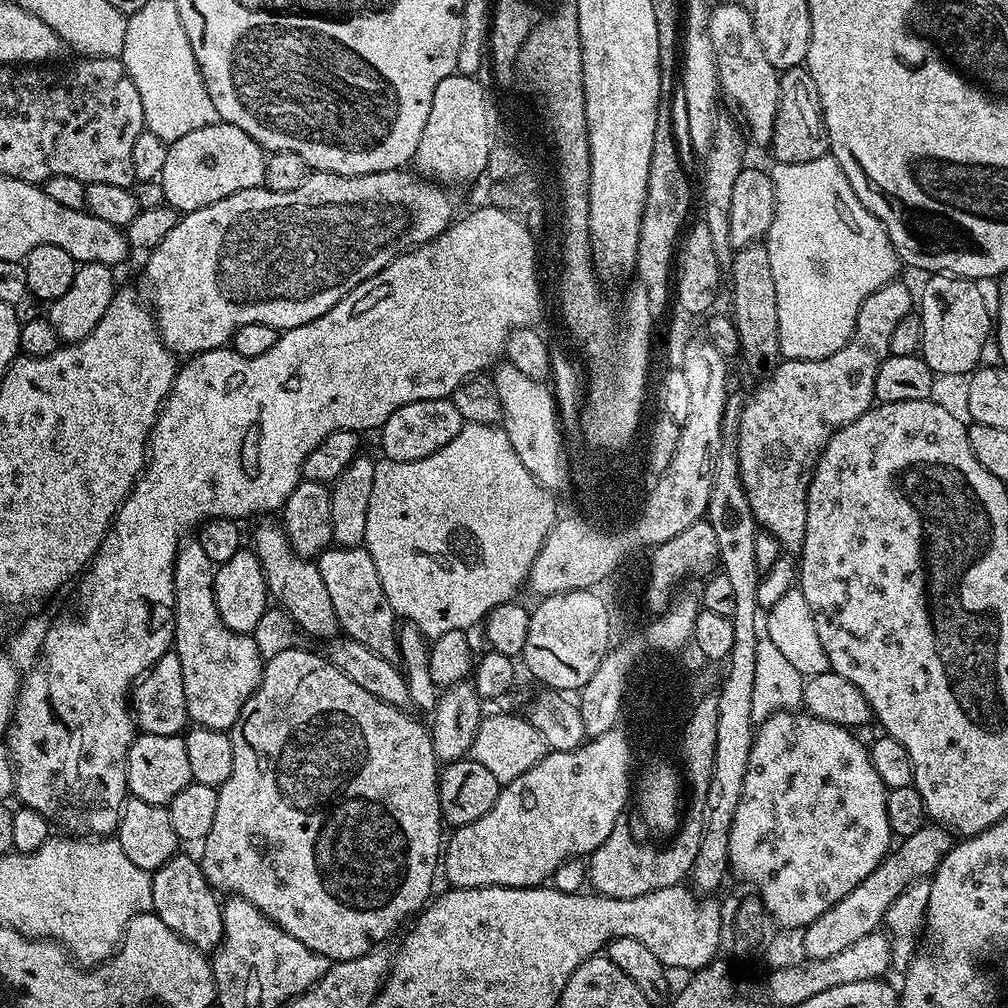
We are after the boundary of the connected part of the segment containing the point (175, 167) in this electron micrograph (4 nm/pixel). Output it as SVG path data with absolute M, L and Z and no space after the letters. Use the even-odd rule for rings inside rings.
M223 122L202 126L202 130L194 130L191 134L185 134L168 144L166 166L162 166L159 178L162 190L165 191L164 203L183 214L210 206L235 192L259 188L266 178L267 161L265 149L261 148L258 142L254 142L254 138L246 134L246 130L238 130L238 126Z

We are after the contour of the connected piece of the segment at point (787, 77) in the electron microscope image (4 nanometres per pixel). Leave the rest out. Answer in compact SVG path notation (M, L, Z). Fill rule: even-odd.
M807 67L786 68L780 72L778 114L774 118L774 134L770 145L772 160L777 164L814 162L814 158L829 155L828 131L824 125L824 111L818 98L818 86L810 78Z

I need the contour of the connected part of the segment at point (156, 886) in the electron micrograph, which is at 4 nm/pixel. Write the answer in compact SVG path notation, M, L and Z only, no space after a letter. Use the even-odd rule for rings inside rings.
M177 854L169 858L162 867L151 873L152 911L174 934L193 944L200 952L215 953L224 937L224 910L221 897L215 888L206 882L195 855Z

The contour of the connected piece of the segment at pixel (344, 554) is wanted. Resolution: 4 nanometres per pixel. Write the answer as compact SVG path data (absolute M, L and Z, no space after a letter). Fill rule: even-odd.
M329 546L320 553L315 566L322 574L330 602L334 602L334 614L338 614L343 635L349 640L362 642L362 646L374 650L374 654L395 661L398 656L398 624L386 598L386 590L382 590L382 578L378 578L374 558L370 558L367 548Z

